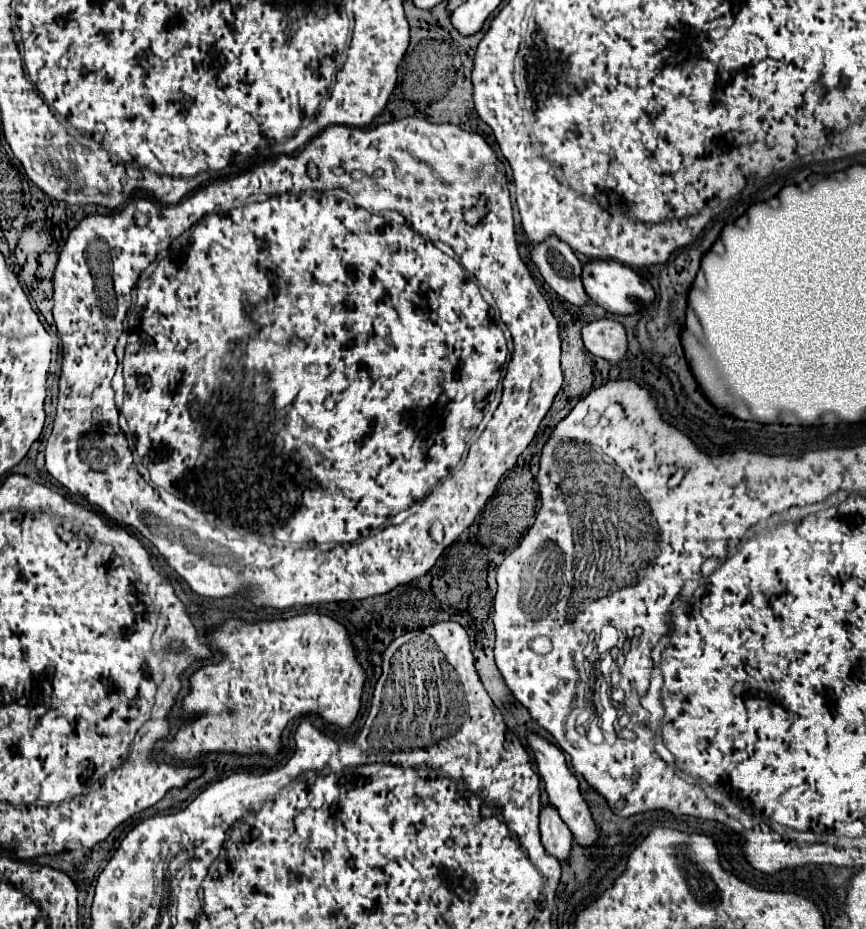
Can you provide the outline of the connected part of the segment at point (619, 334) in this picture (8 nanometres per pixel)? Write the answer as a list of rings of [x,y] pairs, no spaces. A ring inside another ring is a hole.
[[[593,320],[583,328],[583,344],[585,348],[603,360],[623,362],[627,356],[627,336],[625,328],[615,320]]]

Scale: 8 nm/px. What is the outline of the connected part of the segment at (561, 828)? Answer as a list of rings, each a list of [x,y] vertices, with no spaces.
[[[547,804],[541,808],[539,830],[541,830],[541,842],[543,842],[545,850],[559,860],[567,860],[571,842],[573,842],[573,834],[567,828],[567,824],[563,824],[563,820],[553,804]]]

